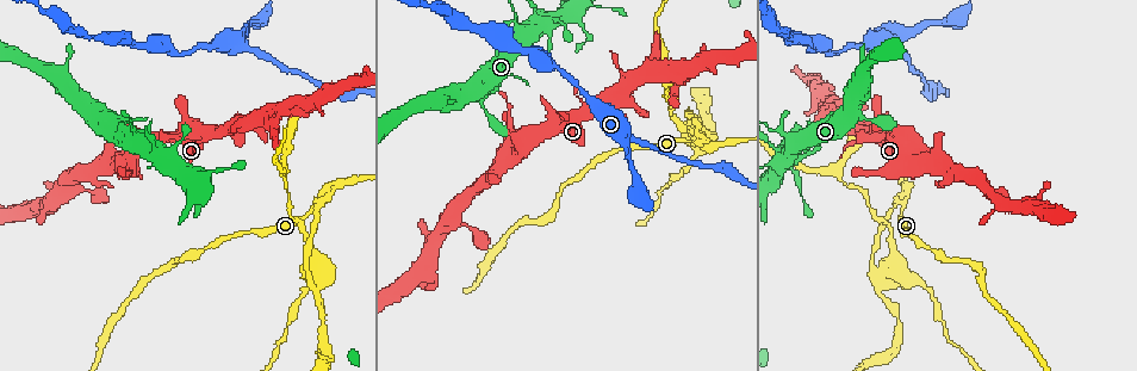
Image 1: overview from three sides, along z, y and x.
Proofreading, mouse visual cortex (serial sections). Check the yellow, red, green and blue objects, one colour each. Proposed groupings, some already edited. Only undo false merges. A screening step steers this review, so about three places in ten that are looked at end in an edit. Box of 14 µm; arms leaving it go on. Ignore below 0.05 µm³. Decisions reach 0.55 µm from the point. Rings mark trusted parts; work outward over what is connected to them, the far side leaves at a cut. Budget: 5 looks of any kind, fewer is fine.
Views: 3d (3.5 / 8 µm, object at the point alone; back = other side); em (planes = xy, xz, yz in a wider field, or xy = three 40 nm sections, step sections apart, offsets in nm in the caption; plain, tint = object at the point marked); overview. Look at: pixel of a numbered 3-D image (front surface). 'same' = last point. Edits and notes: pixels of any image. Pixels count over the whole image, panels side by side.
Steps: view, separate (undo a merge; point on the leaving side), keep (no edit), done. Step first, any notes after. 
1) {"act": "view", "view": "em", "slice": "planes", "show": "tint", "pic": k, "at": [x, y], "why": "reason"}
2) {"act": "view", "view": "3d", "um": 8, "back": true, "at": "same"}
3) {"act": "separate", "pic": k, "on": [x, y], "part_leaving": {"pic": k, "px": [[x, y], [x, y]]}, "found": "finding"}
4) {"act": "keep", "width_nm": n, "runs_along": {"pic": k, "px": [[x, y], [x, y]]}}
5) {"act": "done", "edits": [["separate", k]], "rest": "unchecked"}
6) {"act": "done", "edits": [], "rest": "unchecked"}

{"act": "view", "view": "3d", "um": 8, "pic": 1, "at": [194, 169], "why": "abrupt turn"}

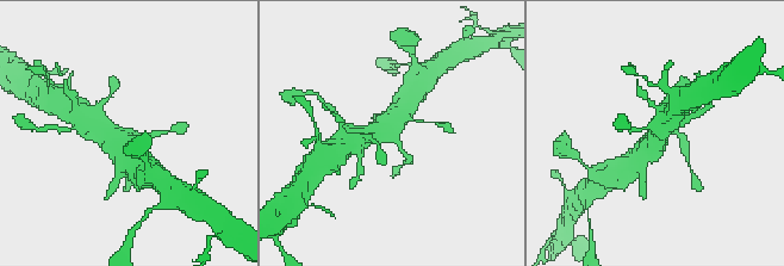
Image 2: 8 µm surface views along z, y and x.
{"act": "view", "view": "3d", "um": 3.5, "pic": 2, "at": [392, 136], "why": "closer look"}

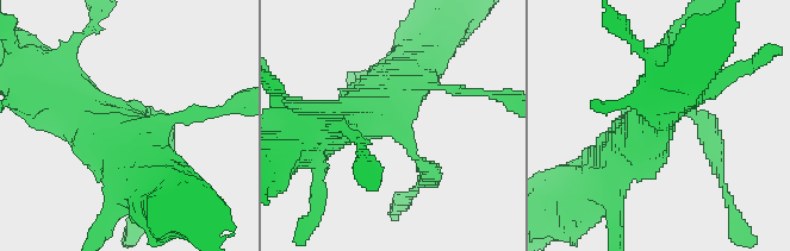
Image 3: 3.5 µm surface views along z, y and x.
{"act": "keep", "runs_along": {"pic": 3, "px": [[303, 135], [368, 117], [423, 82]]}, "found": "one cell here"}

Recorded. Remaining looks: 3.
{"act": "view", "view": "3d", "um": 3.5, "pic": 1, "at": [317, 203], "why": "abrupt turn"}

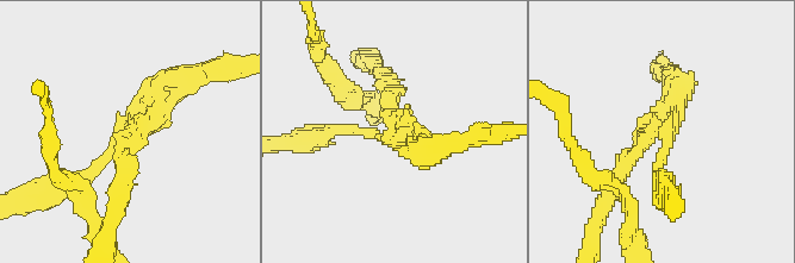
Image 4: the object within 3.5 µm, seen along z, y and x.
{"act": "view", "view": "em", "slice": "xy", "step": 5, "show": "tint", "pic": 4, "at": [394, 140]}

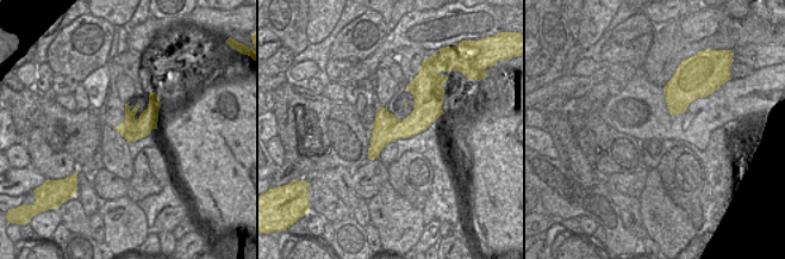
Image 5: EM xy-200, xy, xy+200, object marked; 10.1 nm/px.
{"act": "separate", "pic": 4, "on": [118, 156], "width_nm": 280, "part_leaving": {"pic": 4, "px": [[134, 133], [109, 225]]}, "found": "a second cell is stuck on"}

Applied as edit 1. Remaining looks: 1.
{"act": "done", "edits": [["separate", 4]], "rest": "unchecked"}

